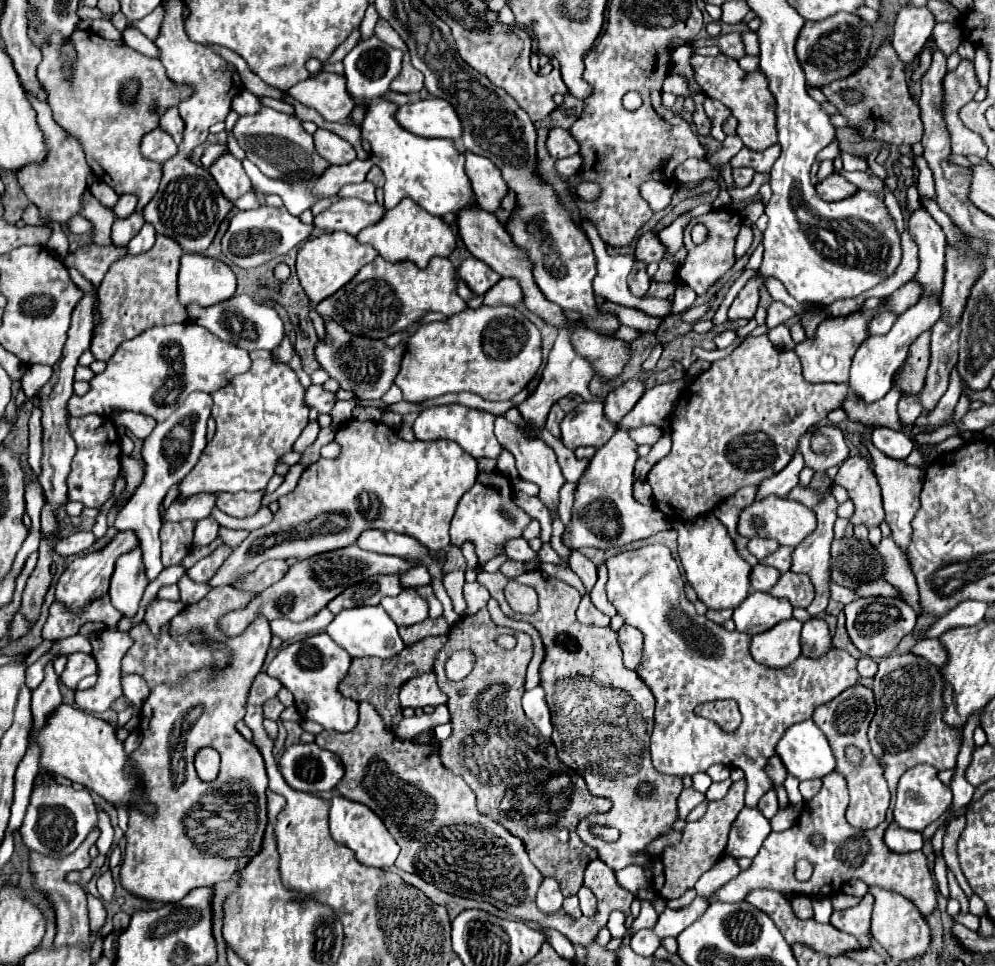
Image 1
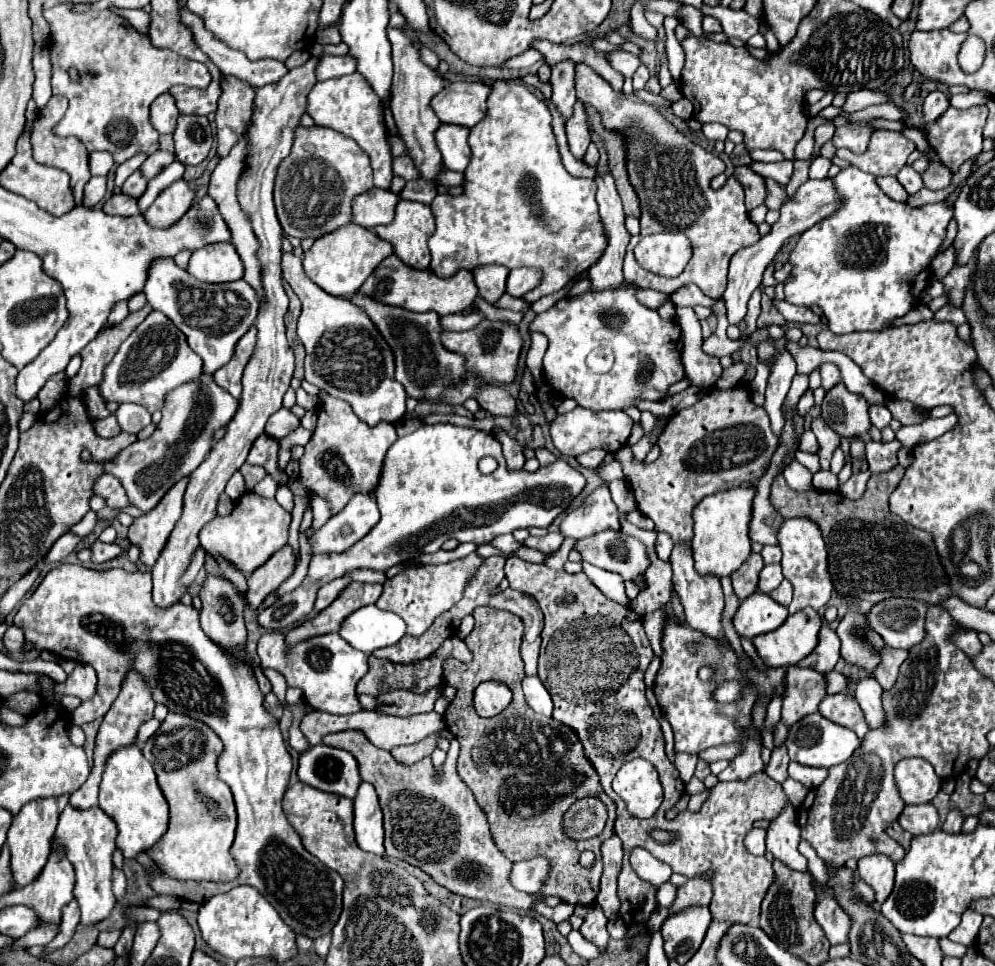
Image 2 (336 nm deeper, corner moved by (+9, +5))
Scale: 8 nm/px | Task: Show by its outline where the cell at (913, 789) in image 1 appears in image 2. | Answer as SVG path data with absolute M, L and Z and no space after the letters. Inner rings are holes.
M920 757L902 759L894 767L894 781L906 805L930 803L940 791L940 777L934 773L932 765Z

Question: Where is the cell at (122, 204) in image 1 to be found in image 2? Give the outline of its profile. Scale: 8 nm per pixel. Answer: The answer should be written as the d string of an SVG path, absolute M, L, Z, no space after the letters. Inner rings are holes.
M156 151L156 153L152 153L142 165L140 165L140 173L144 175L144 179L154 179L162 169L166 169L170 163L174 161L174 157L172 157L172 153L168 153L168 151Z

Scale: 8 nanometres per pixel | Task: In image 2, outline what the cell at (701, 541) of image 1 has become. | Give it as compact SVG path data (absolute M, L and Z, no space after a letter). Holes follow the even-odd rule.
M740 485L736 489L720 491L710 497L704 497L692 511L694 519L694 567L700 575L714 575L718 579L730 577L748 557L750 557L750 537L748 521L752 513L754 485Z

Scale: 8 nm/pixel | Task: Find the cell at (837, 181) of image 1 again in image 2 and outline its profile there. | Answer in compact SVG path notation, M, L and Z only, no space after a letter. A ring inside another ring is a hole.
M790 159L780 161L780 163L758 163L758 161L754 161L750 167L752 167L758 175L770 177L770 179L778 181L780 185L788 185L788 183L790 183L790 177L792 177L792 173L794 173L794 165L792 165Z

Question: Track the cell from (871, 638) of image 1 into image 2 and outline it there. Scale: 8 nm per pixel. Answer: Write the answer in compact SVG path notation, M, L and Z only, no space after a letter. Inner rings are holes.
M890 597L866 613L866 625L874 629L888 647L910 649L924 639L926 609L928 605L922 601Z

